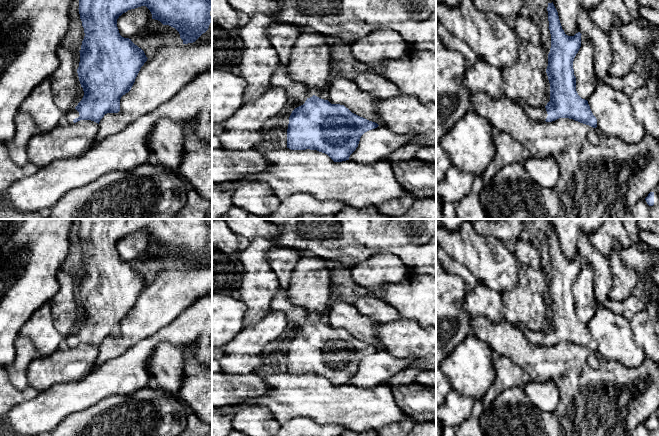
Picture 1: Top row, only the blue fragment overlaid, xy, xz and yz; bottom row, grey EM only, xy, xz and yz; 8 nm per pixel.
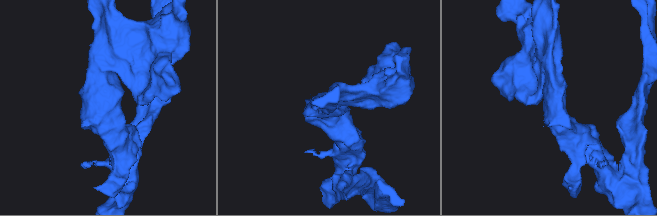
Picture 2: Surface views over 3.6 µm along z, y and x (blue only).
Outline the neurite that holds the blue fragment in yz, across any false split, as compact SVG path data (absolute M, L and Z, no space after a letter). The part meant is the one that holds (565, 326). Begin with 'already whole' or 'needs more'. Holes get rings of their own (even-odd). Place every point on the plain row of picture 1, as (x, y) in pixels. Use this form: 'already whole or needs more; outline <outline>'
needs more; outline M548 227L548 245L551 258L551 272L548 278L548 290L546 297L550 307L550 325L544 332L533 332L526 329L526 337L535 345L552 346L559 342L569 342L580 347L597 351L597 343L593 339L588 325L582 323L576 315L576 301L574 299L573 285L581 271L581 257L568 260L562 253L558 236L552 227Z

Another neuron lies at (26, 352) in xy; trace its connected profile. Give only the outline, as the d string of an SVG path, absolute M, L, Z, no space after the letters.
M19 336L15 342L15 360L11 365L4 367L10 382L18 389L25 390L29 387L27 369L30 363L37 358L34 344L27 338Z

